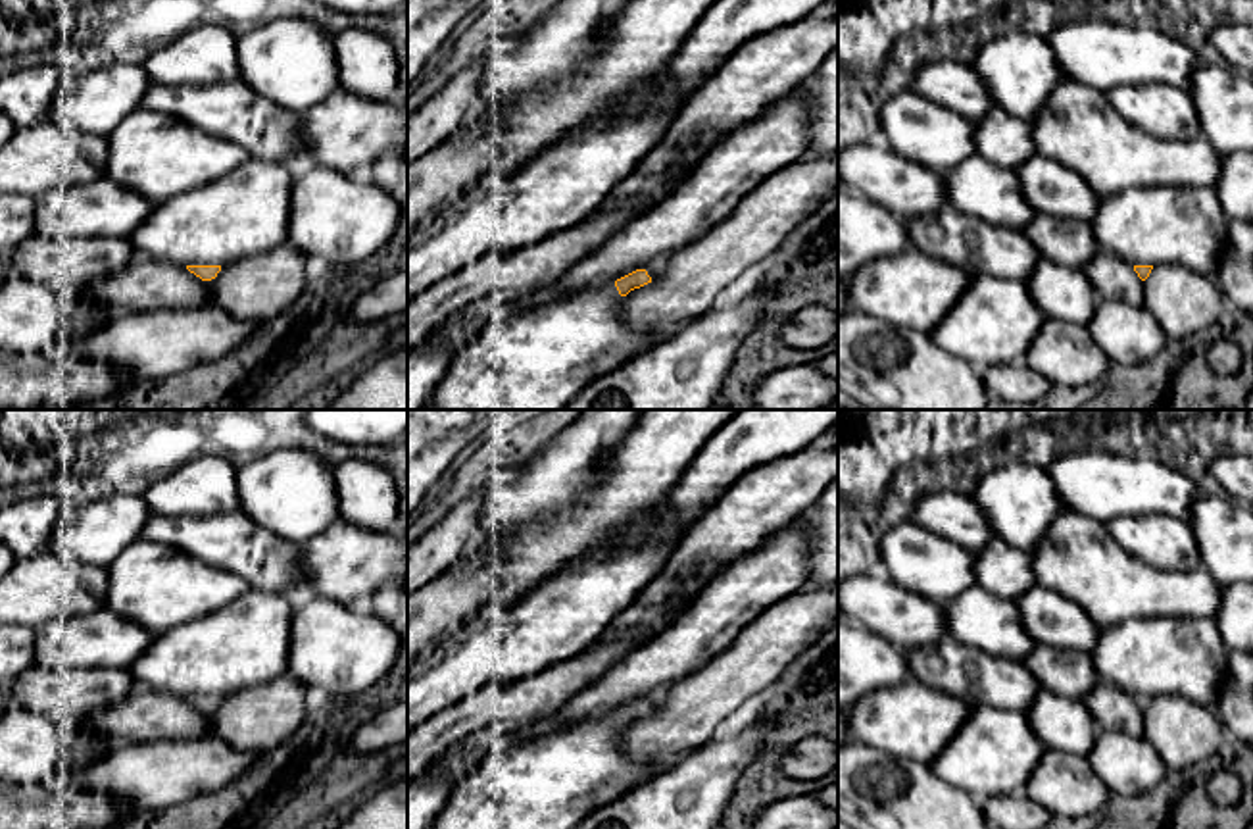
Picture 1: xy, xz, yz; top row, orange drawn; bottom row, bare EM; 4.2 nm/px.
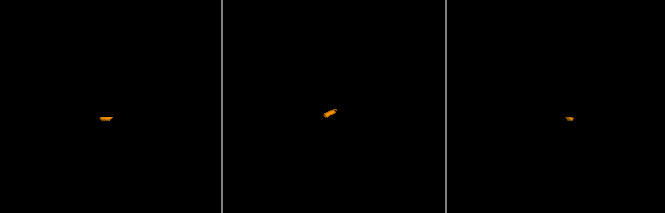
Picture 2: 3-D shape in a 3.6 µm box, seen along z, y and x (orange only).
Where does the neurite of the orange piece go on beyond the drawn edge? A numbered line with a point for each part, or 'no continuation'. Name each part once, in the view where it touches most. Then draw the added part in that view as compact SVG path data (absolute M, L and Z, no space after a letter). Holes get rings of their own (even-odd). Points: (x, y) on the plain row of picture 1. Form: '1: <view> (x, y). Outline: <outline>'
1: xy (246, 643). Outline: M248 589L234 602L154 637L129 667L138 687L229 696L288 667L294 598Z

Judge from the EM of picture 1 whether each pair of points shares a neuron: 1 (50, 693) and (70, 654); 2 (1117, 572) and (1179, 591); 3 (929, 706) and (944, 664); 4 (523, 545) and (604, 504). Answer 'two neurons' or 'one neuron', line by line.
1: two neurons
2: one neuron
3: two neurons
4: one neuron

